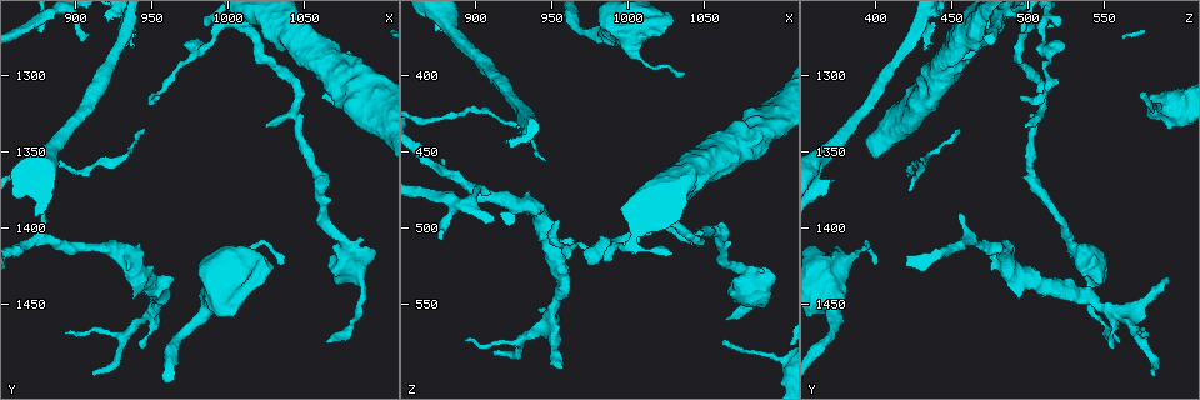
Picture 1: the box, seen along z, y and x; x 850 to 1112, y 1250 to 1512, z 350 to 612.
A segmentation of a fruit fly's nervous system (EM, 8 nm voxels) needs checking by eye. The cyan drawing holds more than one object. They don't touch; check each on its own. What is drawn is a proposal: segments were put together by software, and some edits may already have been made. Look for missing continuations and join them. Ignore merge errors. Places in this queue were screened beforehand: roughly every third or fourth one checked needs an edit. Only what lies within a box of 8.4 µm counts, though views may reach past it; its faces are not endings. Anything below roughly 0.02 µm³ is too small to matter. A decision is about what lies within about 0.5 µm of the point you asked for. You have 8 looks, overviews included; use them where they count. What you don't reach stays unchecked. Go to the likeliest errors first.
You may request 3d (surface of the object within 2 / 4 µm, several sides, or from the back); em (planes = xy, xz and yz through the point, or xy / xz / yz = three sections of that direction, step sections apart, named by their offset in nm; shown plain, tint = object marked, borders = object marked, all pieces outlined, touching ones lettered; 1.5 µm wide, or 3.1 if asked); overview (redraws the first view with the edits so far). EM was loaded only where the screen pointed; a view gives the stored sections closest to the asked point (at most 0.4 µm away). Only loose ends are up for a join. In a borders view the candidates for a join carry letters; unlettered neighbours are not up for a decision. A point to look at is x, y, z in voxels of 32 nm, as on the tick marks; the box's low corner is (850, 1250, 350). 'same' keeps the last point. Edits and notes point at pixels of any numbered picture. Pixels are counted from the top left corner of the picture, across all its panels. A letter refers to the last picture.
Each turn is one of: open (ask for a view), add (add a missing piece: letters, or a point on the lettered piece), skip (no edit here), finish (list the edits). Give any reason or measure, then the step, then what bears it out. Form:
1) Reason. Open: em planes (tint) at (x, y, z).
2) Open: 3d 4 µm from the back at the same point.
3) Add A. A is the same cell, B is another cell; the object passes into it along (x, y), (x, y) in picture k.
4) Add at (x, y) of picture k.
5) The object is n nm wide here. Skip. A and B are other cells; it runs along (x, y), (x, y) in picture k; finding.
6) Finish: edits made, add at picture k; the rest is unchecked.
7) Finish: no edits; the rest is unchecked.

Open: 3d 4 µm at (954, 1314, 494).

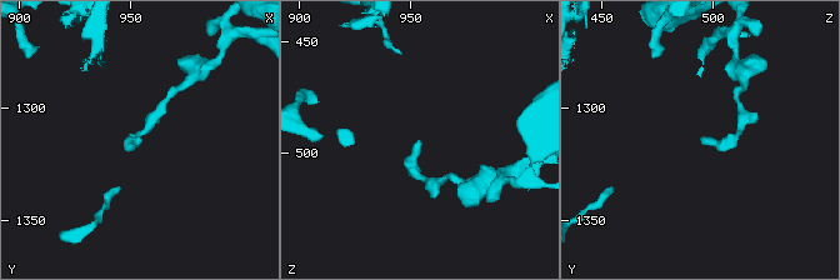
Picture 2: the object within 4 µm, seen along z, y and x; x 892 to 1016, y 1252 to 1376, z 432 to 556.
Need the tissue. Open: em xy step 8 (borders) at (955, 1313, 495).

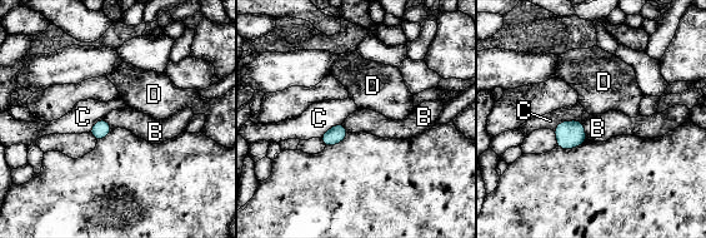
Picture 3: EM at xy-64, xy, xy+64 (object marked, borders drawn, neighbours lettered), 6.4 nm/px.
Skip. B, C and D are other cells; none of them fits.

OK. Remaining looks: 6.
Branch stops here. Open: 3d 2 µm at (1036, 1422, 398).

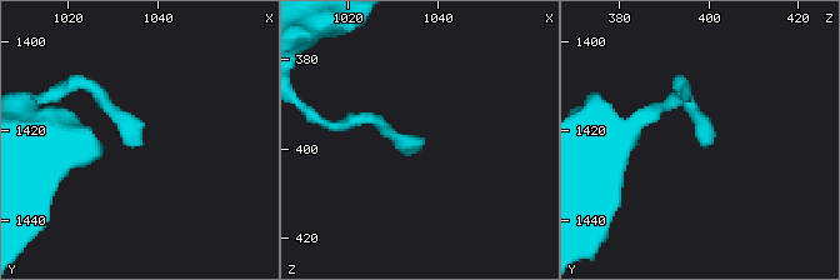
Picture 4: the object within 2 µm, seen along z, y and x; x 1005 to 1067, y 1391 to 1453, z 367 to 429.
Shape alone is not enough. Open: em planes (borders) at (1035, 1423, 400).

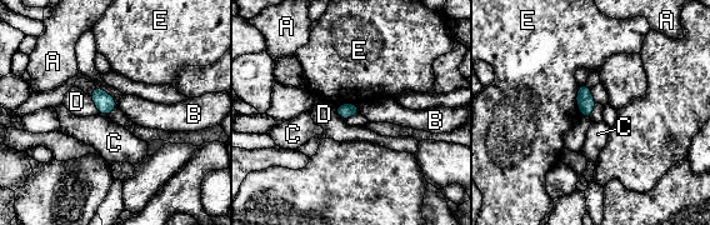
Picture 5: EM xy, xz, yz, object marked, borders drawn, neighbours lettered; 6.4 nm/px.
The longest contact is with E, 190 nm. Skip. A, B, C, D and E are other cells; a border runs along (99, 113), (106, 116) in picture 5; none of them fits.

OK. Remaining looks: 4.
End of a long branch. Open: em planes (plain) at (1062, 1312, 574).

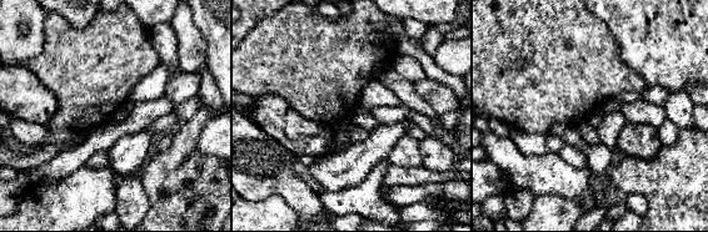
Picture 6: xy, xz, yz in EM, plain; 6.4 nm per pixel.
What lies round it. Open: em planes (borders) at the same point.

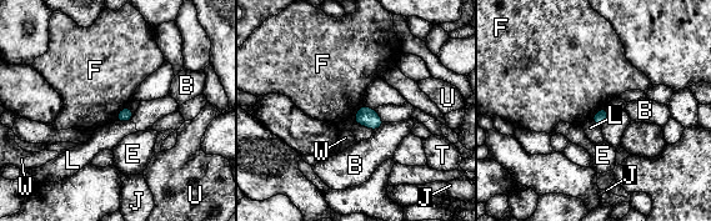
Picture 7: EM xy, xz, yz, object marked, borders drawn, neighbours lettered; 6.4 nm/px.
Skip. B, E, F, J, L, T, U and W are other cells; none of them fits.

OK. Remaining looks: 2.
Finish: no edits; the rest is unchecked.

